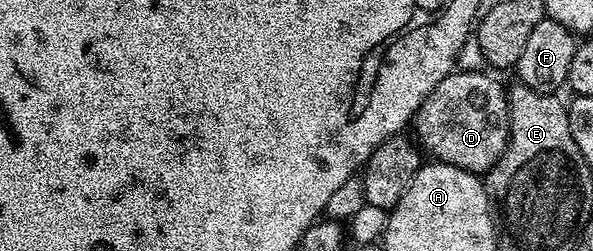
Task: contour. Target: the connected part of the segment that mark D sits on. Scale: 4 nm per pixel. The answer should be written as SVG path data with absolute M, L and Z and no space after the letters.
M455 70L442 77L438 85L422 101L414 120L415 142L425 156L438 163L449 163L458 169L466 169L472 175L483 176L500 160L508 144L508 92L505 84L500 84L487 70L466 72Z

